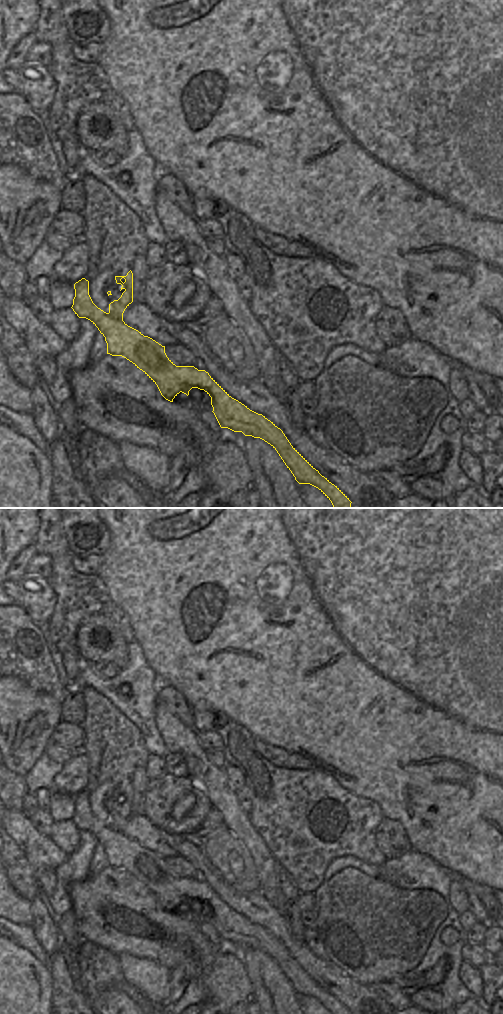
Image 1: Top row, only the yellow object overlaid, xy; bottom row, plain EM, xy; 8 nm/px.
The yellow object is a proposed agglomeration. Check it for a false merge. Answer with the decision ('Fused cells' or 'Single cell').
Fused cells

